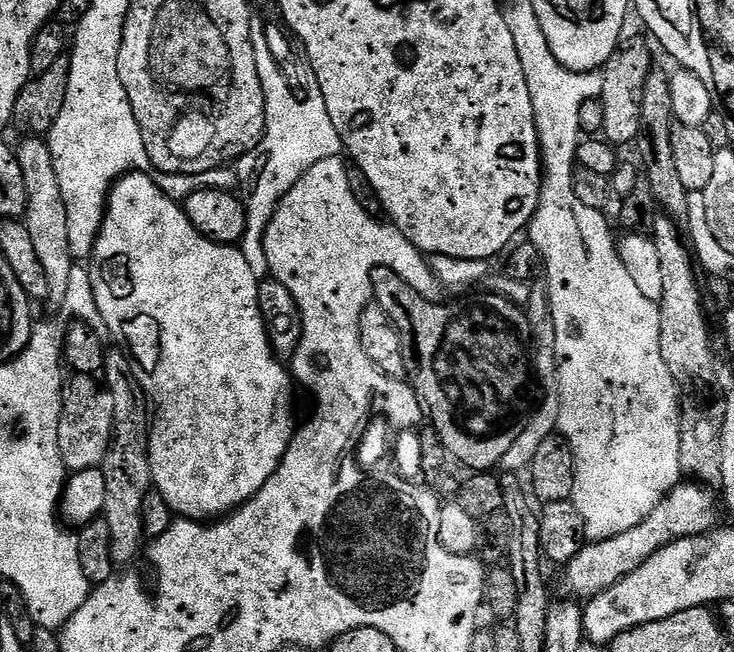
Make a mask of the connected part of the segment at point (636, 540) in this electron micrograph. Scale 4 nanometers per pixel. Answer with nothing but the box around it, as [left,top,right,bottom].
[566,482,718,598]

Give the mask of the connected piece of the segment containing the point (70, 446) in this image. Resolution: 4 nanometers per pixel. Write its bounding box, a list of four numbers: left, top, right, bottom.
[58,375,114,473]

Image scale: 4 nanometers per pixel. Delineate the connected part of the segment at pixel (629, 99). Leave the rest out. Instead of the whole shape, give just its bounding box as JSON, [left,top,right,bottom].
[599,40,654,146]

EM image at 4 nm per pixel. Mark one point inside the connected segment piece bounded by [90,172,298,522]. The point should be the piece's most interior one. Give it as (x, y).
(222, 419)

